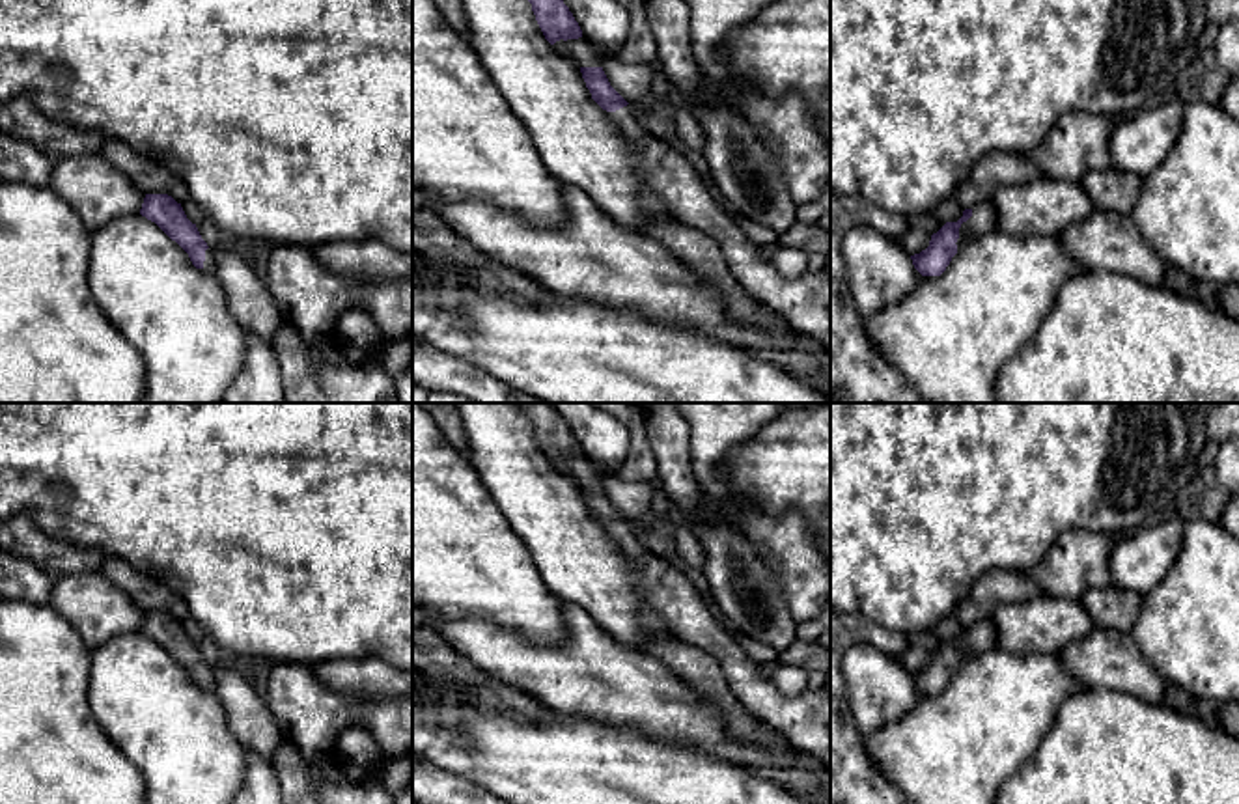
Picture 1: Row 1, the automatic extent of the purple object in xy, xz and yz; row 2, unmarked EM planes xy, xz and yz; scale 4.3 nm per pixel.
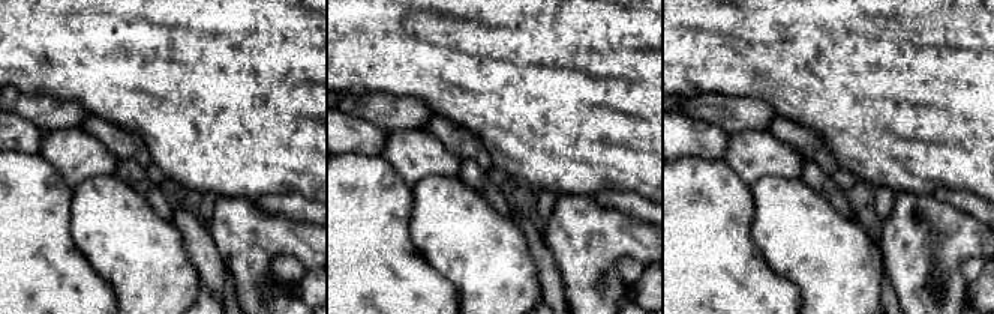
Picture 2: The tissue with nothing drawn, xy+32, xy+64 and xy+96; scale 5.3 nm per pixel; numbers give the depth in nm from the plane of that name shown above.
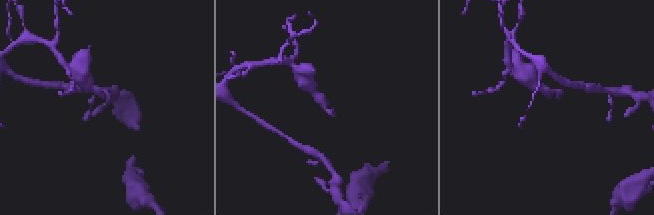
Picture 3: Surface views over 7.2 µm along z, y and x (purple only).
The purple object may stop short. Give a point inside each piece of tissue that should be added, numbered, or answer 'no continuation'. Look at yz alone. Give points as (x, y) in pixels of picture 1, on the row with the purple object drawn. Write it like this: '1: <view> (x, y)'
1: yz (984, 219)

